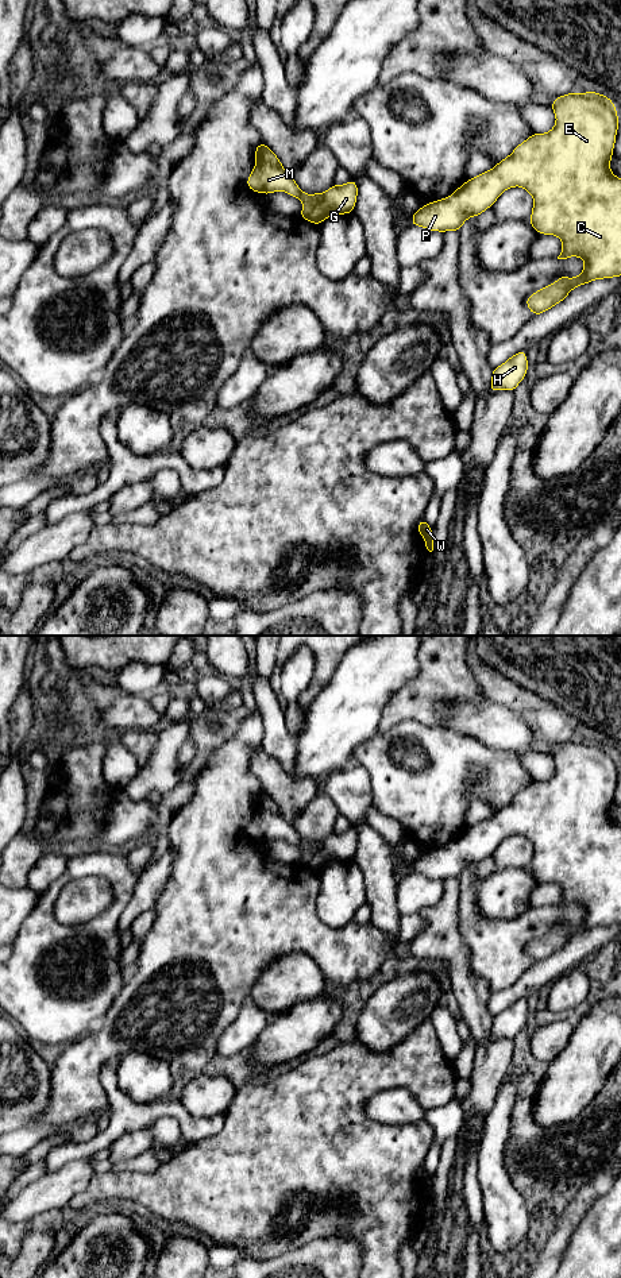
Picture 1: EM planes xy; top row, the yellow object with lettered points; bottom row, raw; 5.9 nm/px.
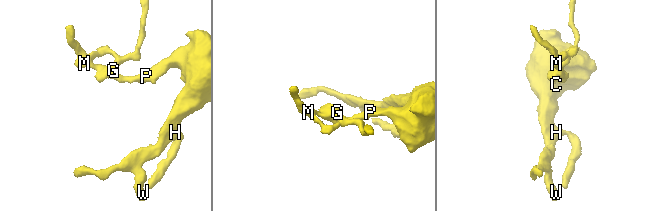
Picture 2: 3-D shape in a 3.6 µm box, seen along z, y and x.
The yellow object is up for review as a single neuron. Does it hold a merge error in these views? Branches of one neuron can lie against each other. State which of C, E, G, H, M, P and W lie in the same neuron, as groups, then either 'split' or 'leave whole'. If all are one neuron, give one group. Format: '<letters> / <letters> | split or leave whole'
C E H M P W / G | split

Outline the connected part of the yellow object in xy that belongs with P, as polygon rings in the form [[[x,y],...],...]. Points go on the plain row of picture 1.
[[[587,738],[583,742],[572,740],[559,744],[549,754],[556,764],[556,772],[549,780],[532,781],[491,818],[468,827],[450,845],[425,852],[413,861],[410,868],[412,873],[424,874],[429,879],[459,879],[468,865],[478,865],[483,858],[491,856],[500,842],[509,835],[521,834],[528,838],[535,848],[529,866],[533,877],[537,881],[555,883],[562,887],[563,897],[558,907],[580,904],[585,908],[585,918],[578,924],[567,926],[562,923],[555,931],[537,938],[526,946],[525,951],[533,964],[549,958],[580,933],[594,927],[621,923],[621,826],[617,826],[610,819],[610,807],[620,775],[614,750],[608,744]]]

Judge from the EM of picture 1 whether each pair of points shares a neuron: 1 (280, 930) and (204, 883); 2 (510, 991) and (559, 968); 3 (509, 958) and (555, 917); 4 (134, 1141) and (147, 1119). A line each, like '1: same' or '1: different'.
1: same
2: same
3: same
4: different

